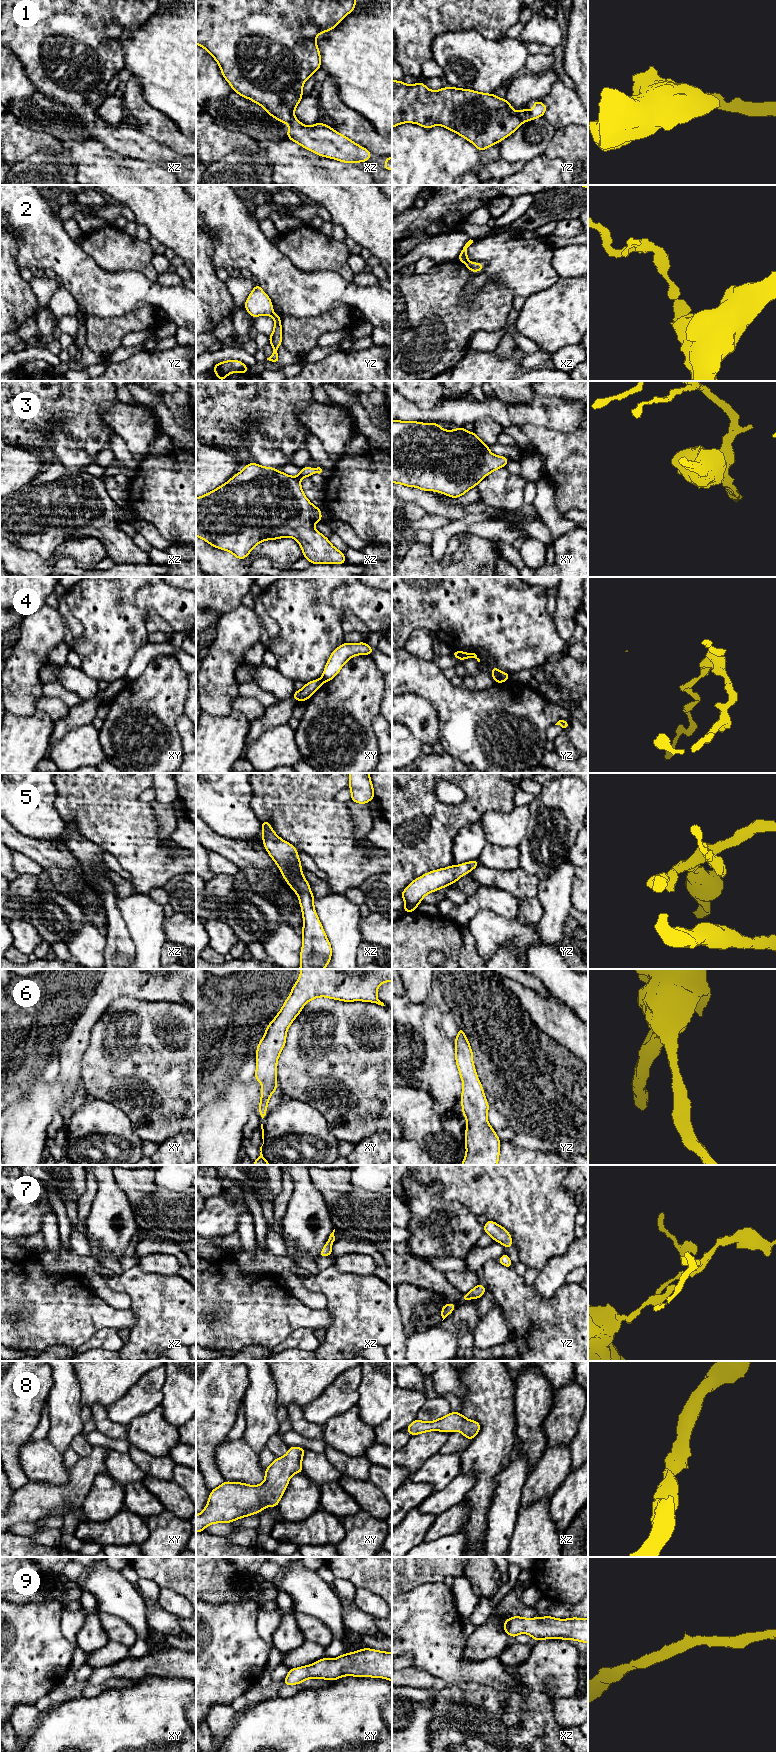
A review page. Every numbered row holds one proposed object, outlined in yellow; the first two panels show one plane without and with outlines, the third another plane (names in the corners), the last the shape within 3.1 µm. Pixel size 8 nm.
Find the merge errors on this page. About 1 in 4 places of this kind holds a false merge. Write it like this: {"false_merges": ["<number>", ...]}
{"false_merges": ["2", "4"]}

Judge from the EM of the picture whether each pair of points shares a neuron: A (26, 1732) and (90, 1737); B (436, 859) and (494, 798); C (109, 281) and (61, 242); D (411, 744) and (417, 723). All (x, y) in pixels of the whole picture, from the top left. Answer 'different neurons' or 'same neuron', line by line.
A: different neurons
B: same neuron
C: same neuron
D: different neurons

